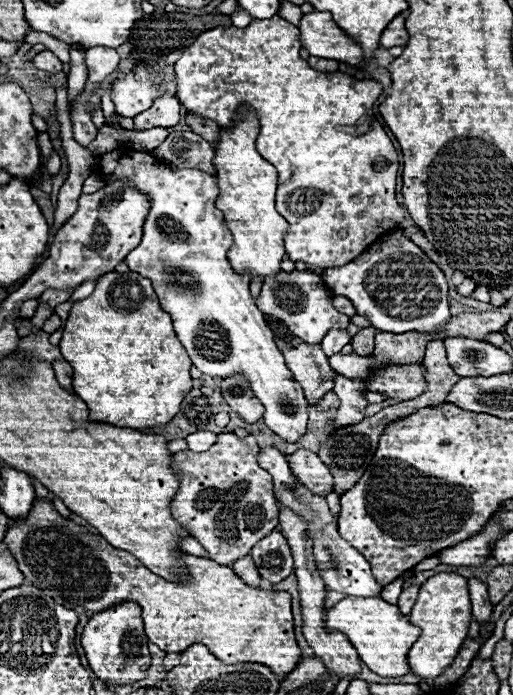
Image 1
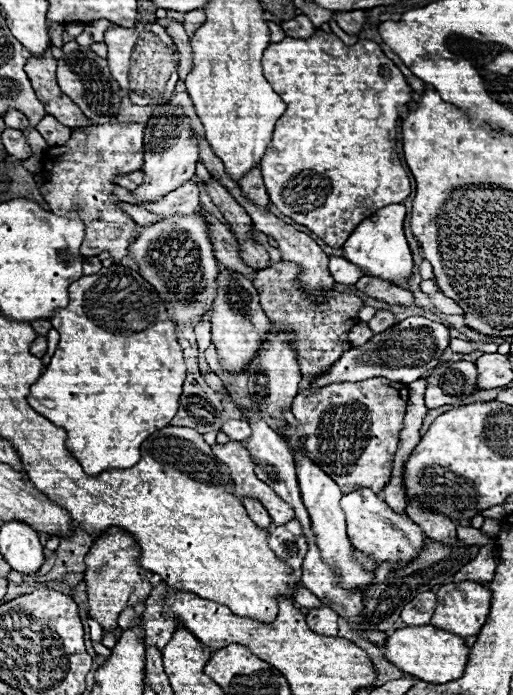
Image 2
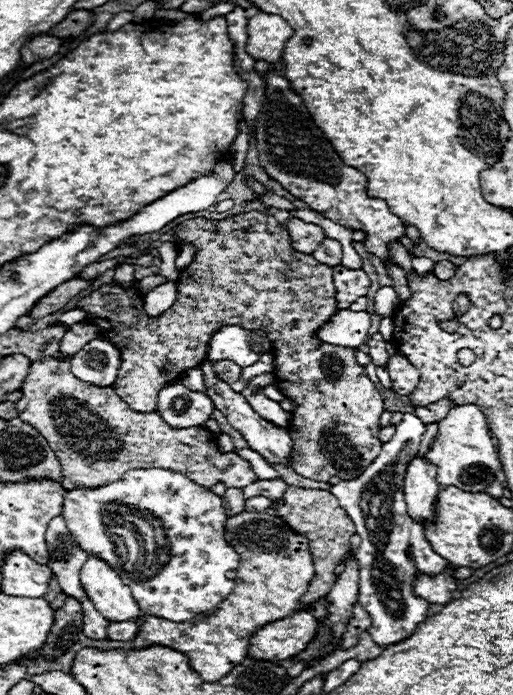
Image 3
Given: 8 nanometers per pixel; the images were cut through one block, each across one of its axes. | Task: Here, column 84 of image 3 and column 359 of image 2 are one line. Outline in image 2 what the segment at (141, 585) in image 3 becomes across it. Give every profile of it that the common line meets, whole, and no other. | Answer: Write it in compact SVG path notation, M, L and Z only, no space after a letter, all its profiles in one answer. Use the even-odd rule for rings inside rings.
M360 488L356 492L342 496L342 508L346 512L348 536L352 546L366 556L372 556L378 564L388 562L390 566L404 566L410 560L416 560L420 552L426 548L426 532L412 522L406 514L394 512L382 498L378 498L370 488Z

